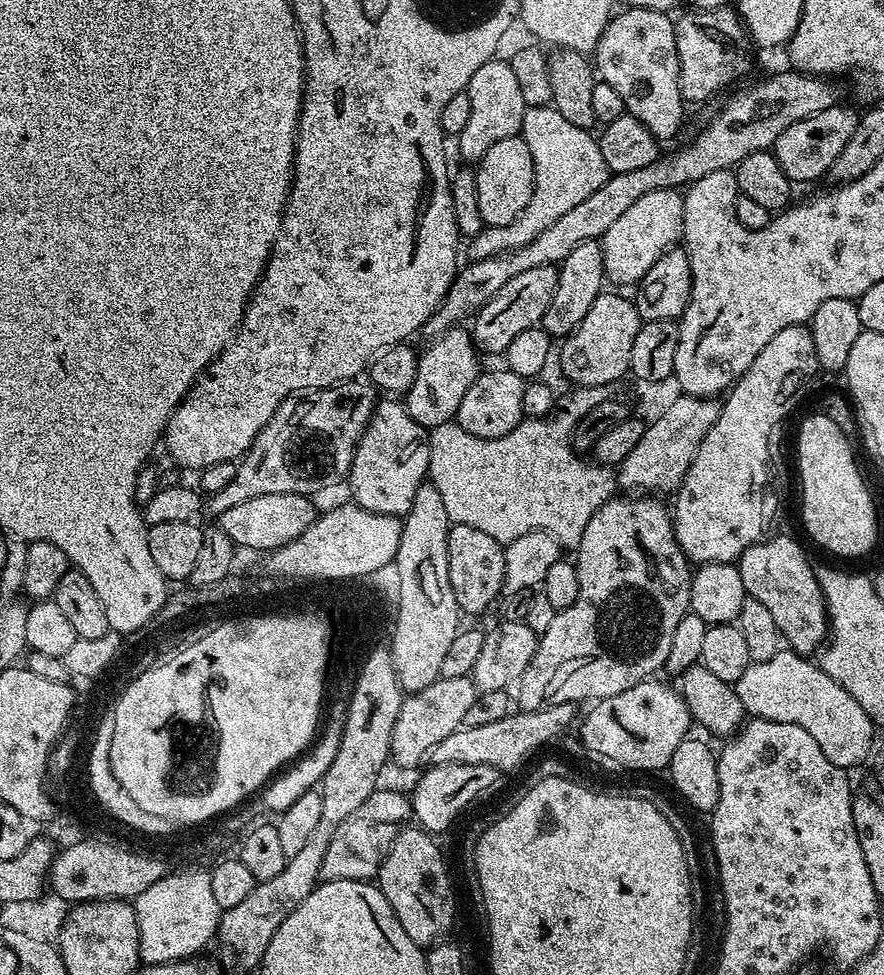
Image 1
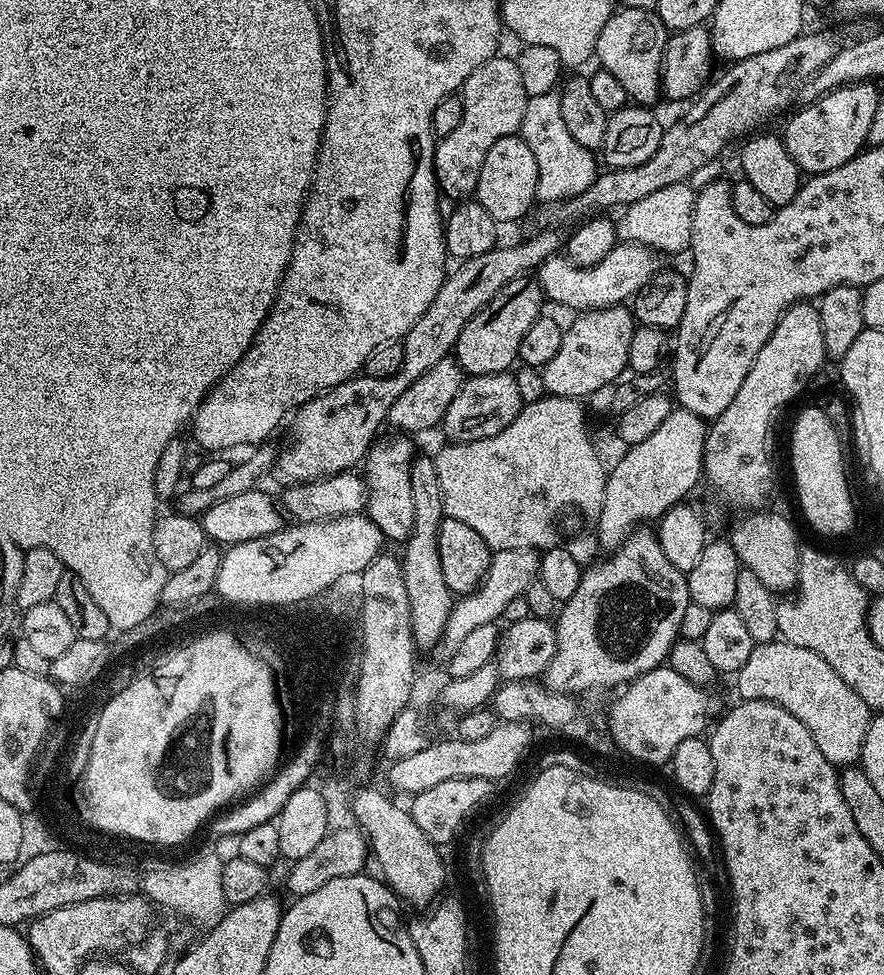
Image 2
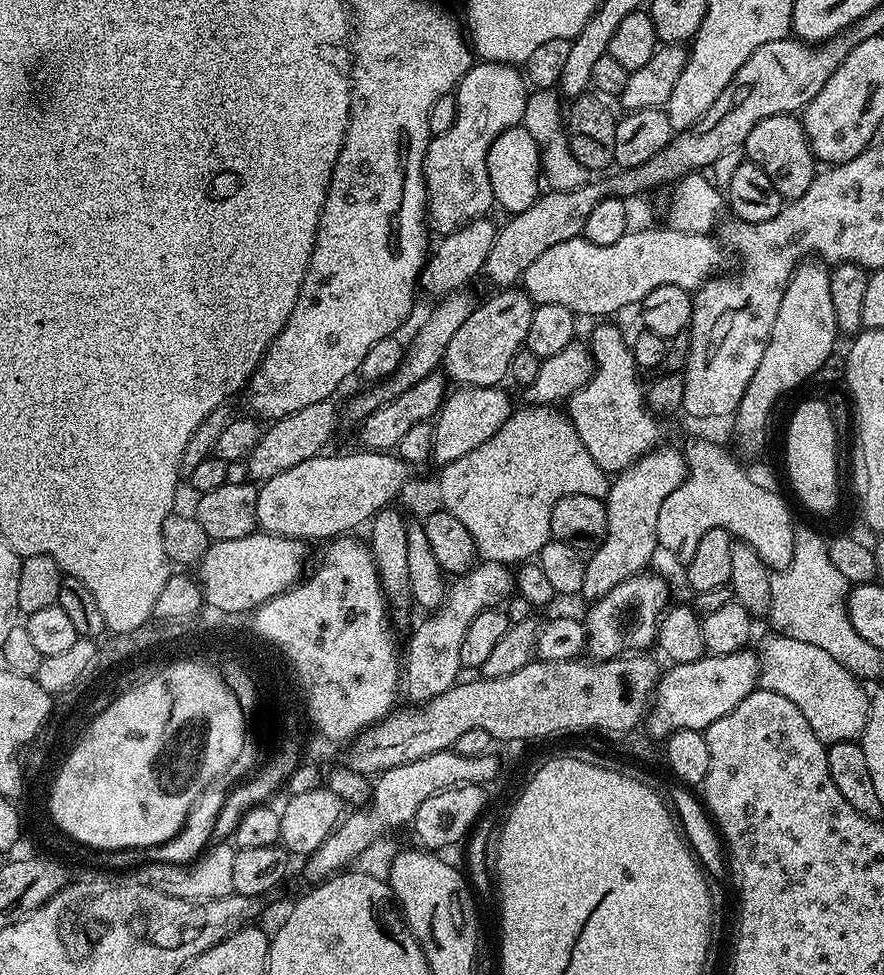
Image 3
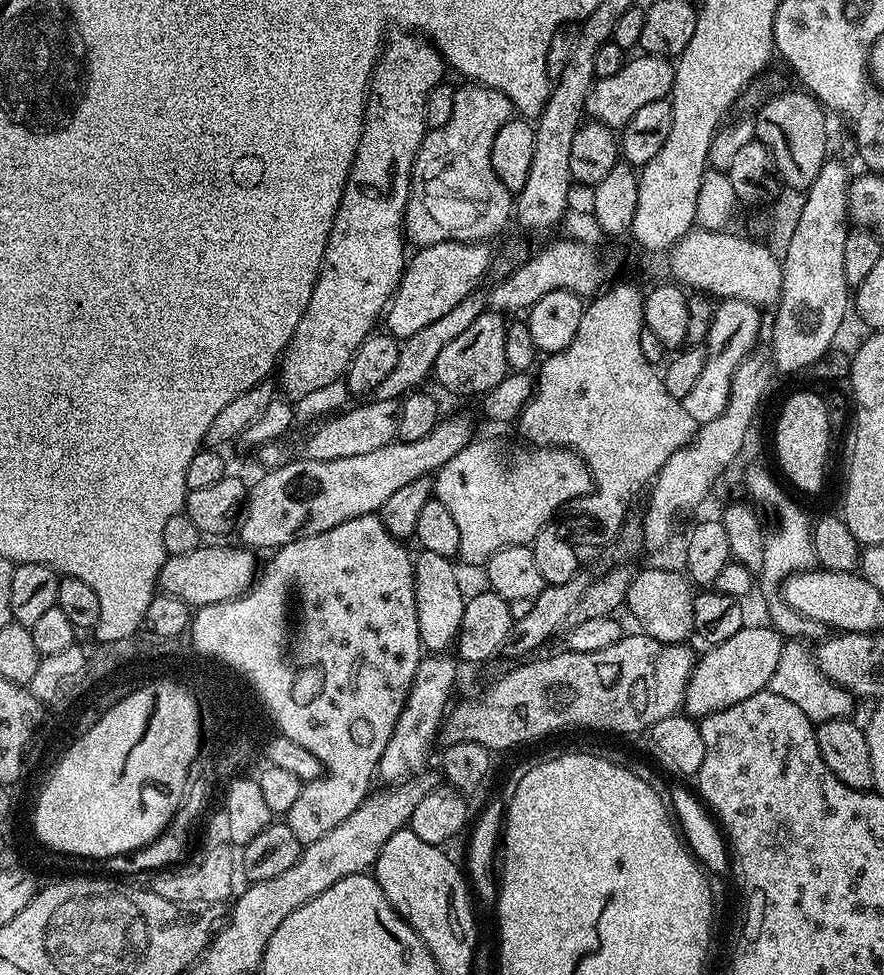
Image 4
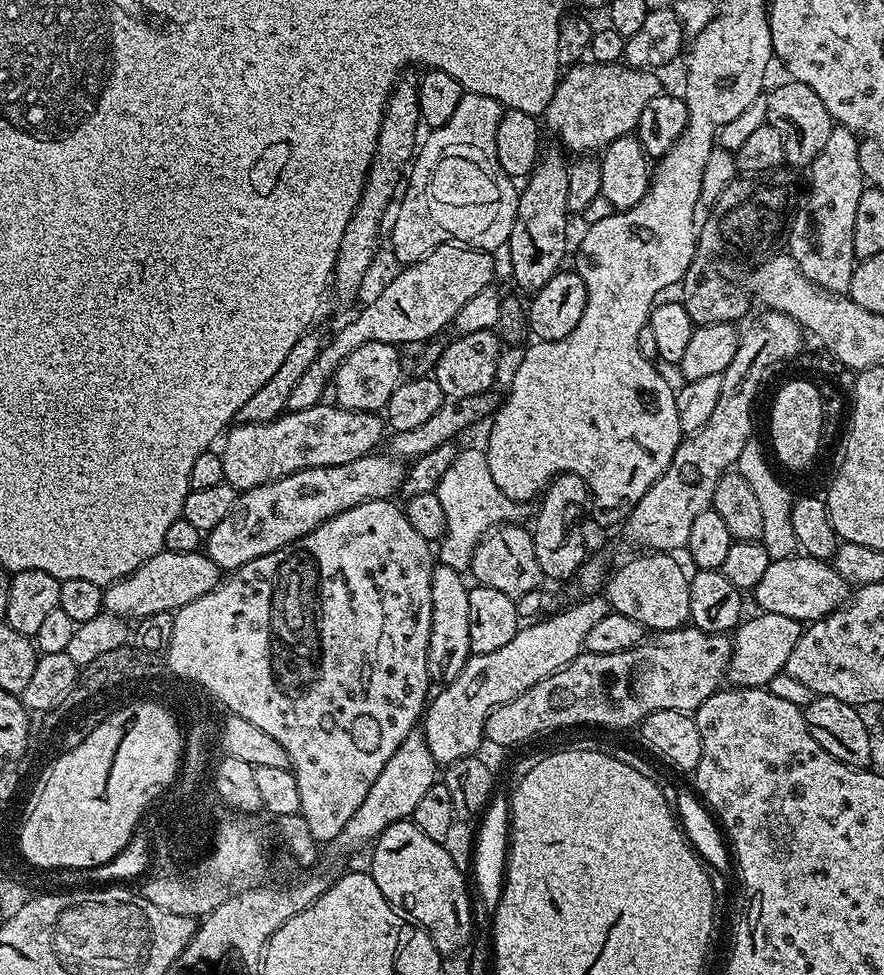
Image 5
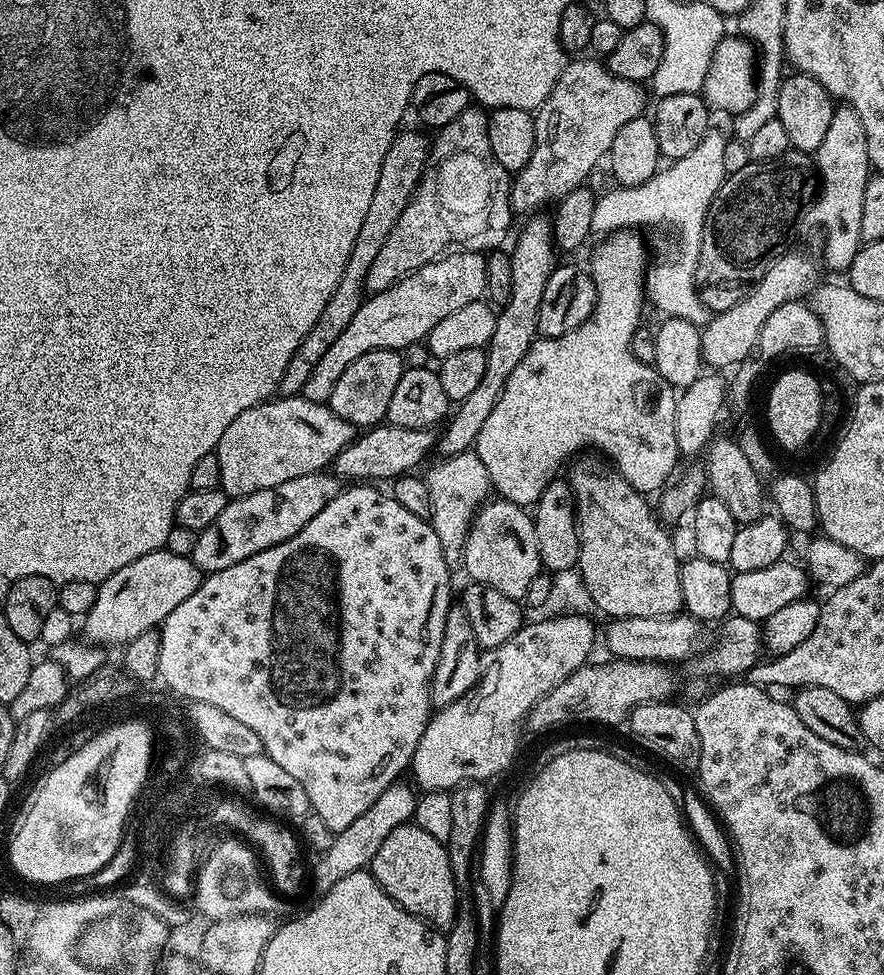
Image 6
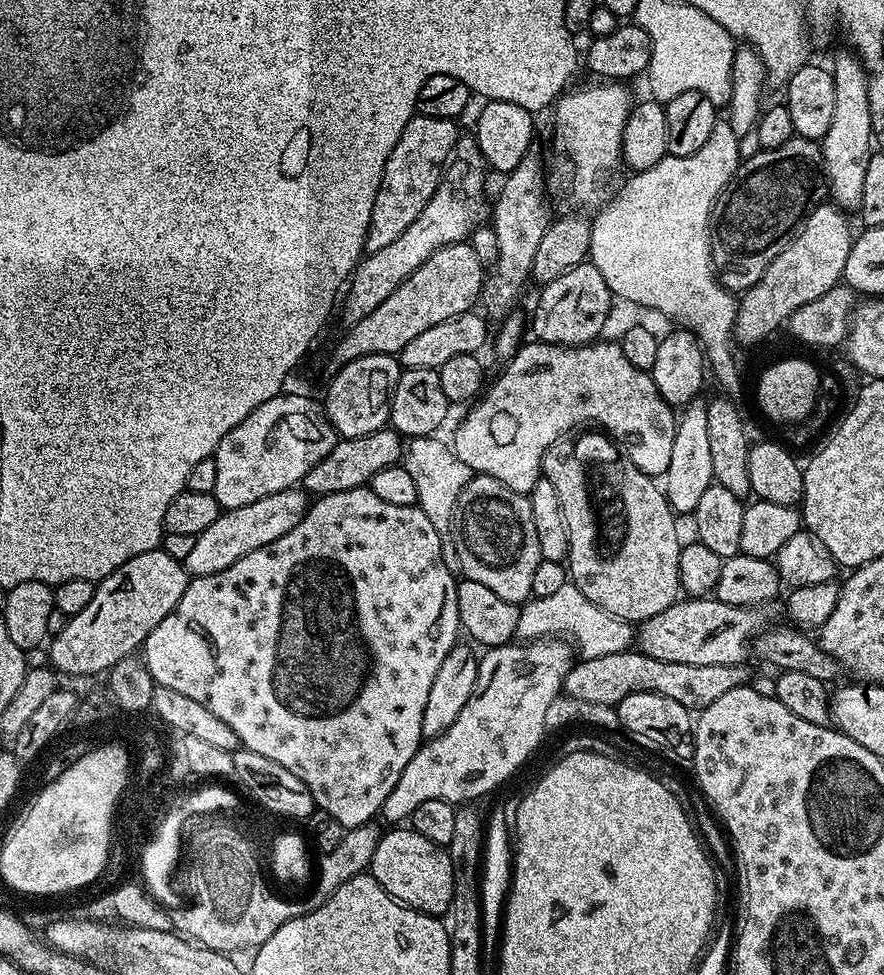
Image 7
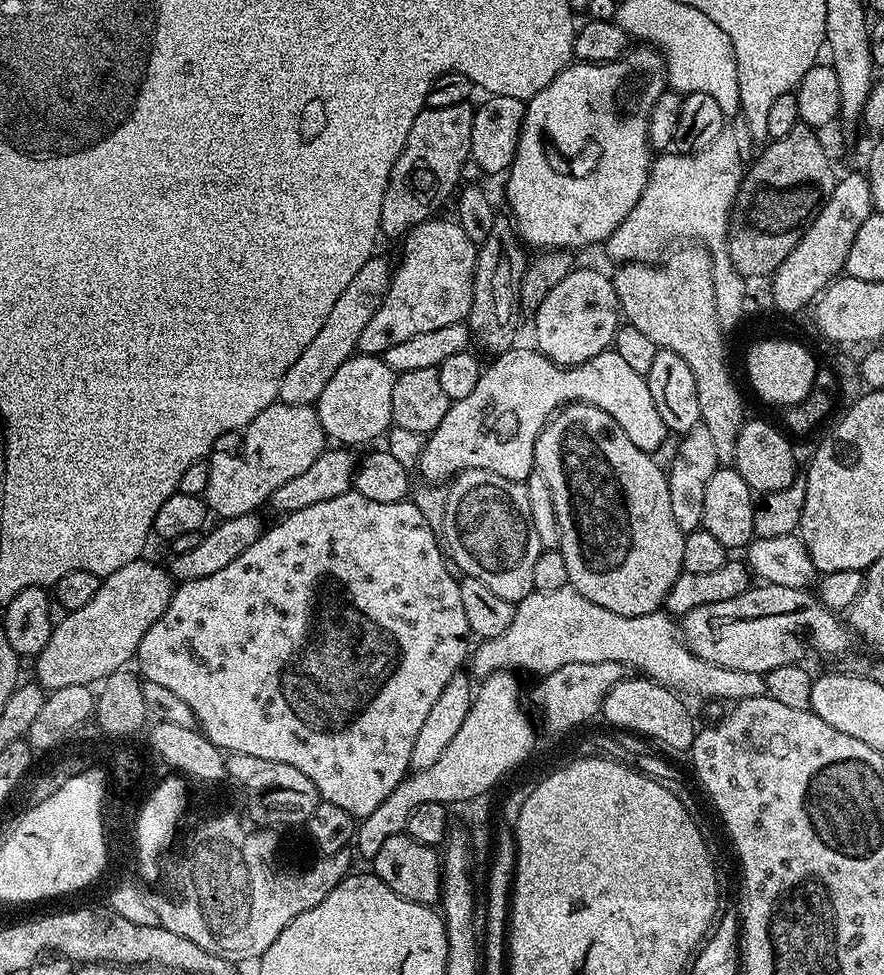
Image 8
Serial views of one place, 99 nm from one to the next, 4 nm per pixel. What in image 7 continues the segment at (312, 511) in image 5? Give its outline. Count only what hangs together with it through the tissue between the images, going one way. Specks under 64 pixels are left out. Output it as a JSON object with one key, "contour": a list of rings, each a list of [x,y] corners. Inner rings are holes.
{"contour":[[[297,486],[278,490],[278,494],[266,494],[266,498],[258,498],[258,502],[250,502],[250,506],[238,506],[221,511],[220,516],[214,518],[214,522],[210,522],[210,526],[206,526],[206,530],[202,530],[202,534],[196,536],[192,553],[182,561],[184,568],[188,571],[189,577],[218,574],[218,570],[226,570],[226,566],[234,566],[238,558],[246,558],[246,554],[252,553],[253,550],[259,550],[261,546],[270,546],[270,542],[278,542],[282,534],[290,534],[290,530],[294,530],[294,526],[302,522],[309,507],[309,493],[305,492],[303,487]]]}

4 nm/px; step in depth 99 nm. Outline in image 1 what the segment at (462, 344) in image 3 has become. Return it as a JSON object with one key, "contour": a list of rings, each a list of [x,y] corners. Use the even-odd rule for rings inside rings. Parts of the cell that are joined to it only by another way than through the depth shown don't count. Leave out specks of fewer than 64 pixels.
{"contour":[[[555,264],[534,266],[534,270],[525,270],[522,274],[510,278],[498,294],[494,294],[475,313],[476,321],[470,324],[472,339],[481,353],[496,352],[502,354],[514,342],[522,330],[537,327],[543,321],[546,310],[554,298],[554,290],[558,286],[559,267]]]}

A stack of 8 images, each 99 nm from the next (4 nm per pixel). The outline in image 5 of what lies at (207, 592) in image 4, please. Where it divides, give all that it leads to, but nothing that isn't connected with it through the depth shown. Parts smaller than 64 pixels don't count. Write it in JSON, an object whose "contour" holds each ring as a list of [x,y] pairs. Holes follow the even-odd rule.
{"contour":[[[203,551],[190,554],[174,554],[173,552],[159,552],[154,554],[138,570],[134,570],[126,578],[109,584],[103,589],[103,611],[113,616],[129,618],[138,621],[143,616],[175,613],[177,608],[194,602],[194,598],[202,598],[222,579],[222,569],[216,565]]]}

